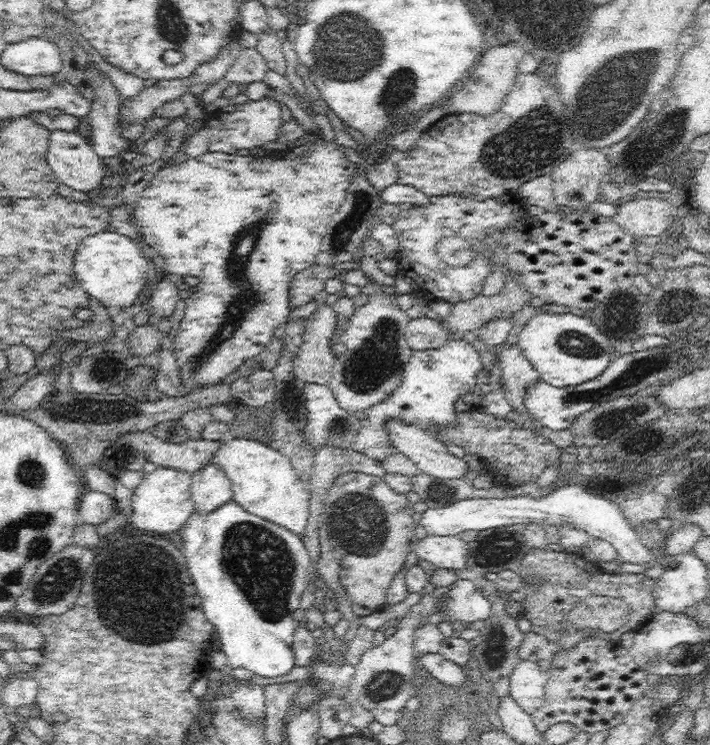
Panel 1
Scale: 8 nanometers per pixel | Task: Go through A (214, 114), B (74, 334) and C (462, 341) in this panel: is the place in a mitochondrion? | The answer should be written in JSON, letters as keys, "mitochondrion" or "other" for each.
{"A":"other","B":"other","C":"other"}

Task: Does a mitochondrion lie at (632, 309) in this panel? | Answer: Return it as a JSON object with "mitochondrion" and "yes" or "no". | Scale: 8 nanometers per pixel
{"mitochondrion":"no"}

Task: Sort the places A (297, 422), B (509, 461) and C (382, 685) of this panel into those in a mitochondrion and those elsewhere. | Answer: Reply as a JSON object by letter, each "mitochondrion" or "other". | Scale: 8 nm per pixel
{"A":"mitochondrion","B":"other","C":"mitochondrion"}

